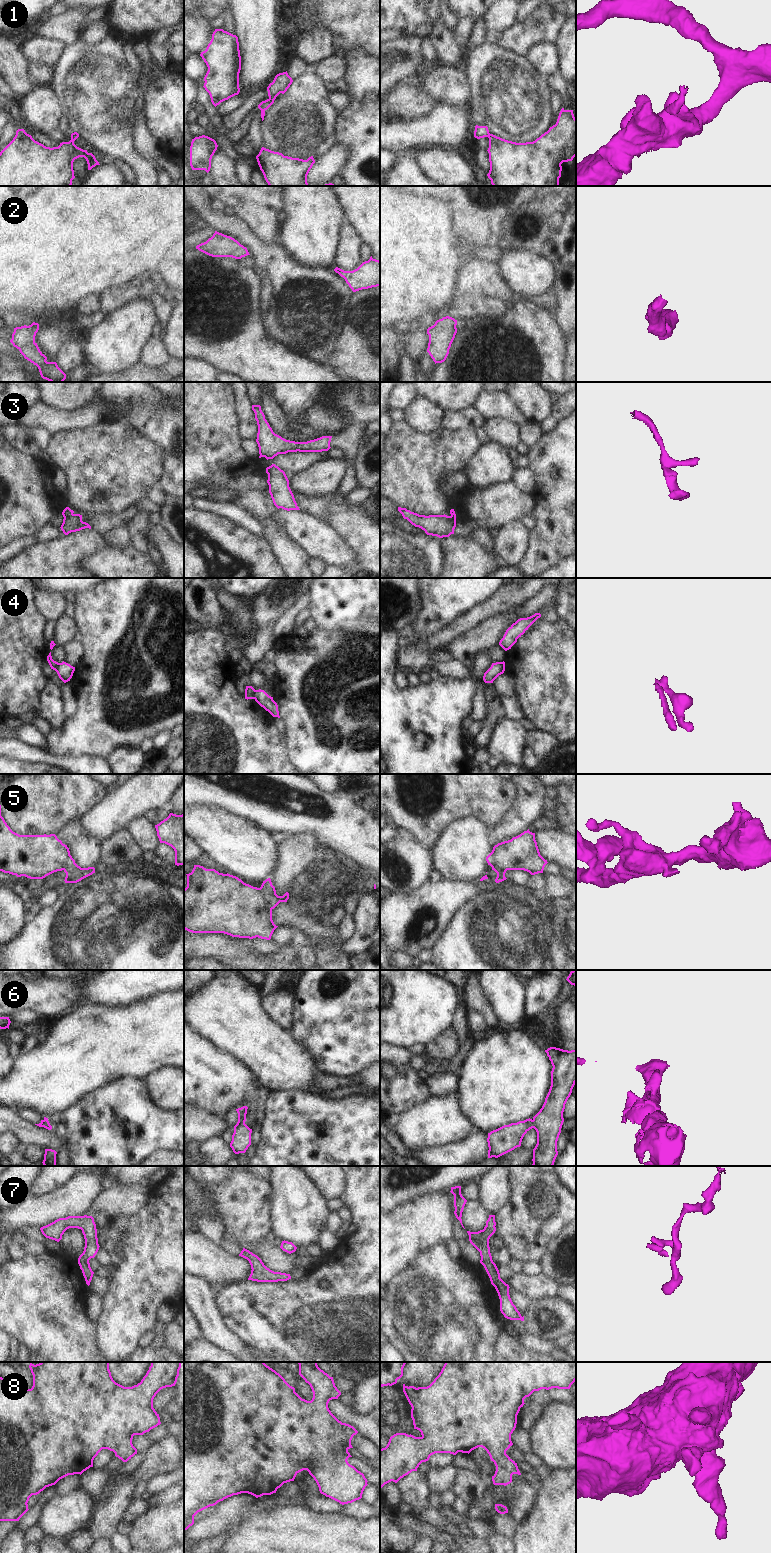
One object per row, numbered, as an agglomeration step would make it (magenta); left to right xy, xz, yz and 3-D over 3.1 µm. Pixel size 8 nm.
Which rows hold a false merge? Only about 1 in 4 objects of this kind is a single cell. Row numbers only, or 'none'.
1, 3, 4, 5, 6

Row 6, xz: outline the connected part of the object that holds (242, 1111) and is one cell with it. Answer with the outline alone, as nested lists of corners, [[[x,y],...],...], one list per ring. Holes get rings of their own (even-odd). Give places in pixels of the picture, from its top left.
[[[243,1106],[241,1108],[236,1109],[237,1113],[238,1113],[238,1122],[236,1125],[239,1125],[241,1123],[245,1123],[246,1121],[246,1114],[247,1114],[247,1106]]]

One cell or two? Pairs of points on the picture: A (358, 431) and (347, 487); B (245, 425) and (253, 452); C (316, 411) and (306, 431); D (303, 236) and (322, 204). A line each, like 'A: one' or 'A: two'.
A: one
B: two
C: one
D: one

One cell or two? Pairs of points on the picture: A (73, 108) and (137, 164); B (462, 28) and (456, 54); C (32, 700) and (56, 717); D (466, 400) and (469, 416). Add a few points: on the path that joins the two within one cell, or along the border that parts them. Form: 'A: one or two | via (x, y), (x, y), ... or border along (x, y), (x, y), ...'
A: one | via (89, 115), (122, 148)
B: two | border along (453, 34), (456, 42), (464, 47)
C: two | border along (46, 682), (42, 689), (37, 709)
D: two | border along (474, 406), (457, 411), (446, 411)

